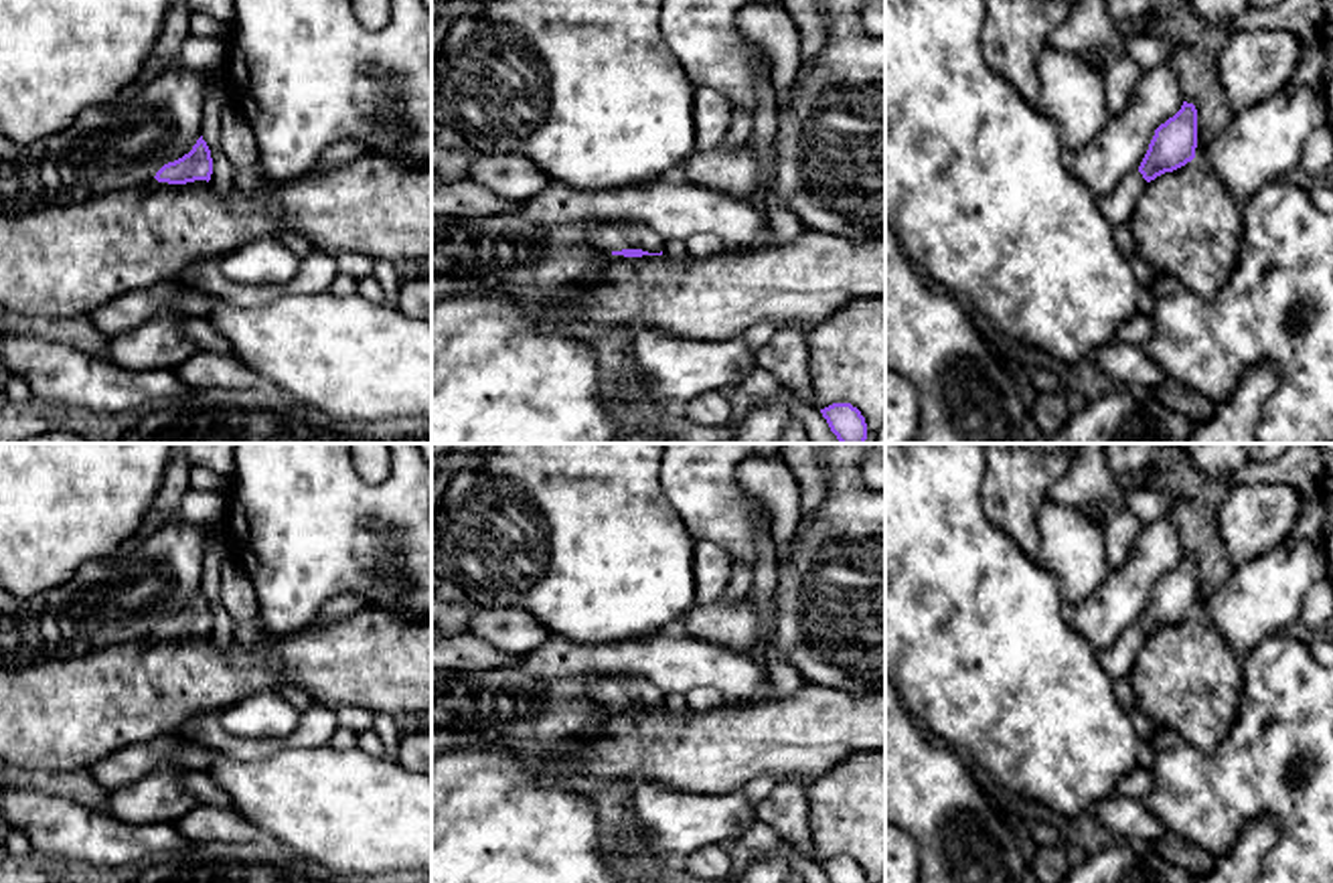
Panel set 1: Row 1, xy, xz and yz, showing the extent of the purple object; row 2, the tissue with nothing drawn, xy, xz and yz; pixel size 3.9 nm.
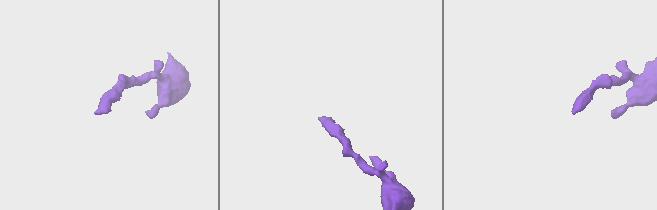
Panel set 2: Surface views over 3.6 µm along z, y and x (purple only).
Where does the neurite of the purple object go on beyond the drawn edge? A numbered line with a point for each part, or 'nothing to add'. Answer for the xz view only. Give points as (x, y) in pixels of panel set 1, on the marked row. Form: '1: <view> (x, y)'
1: xz (608, 237)

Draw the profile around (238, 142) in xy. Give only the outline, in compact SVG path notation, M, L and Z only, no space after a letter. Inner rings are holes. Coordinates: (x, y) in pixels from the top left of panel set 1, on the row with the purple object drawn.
M229 101L221 111L221 150L235 168L257 166L255 136L239 109Z

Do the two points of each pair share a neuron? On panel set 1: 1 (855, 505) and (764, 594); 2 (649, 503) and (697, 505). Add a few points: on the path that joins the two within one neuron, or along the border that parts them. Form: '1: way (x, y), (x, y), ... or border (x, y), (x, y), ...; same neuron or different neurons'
1: border (778, 562), (770, 628); different neurons
2: border (659, 464), (661, 491), (695, 541); different neurons

